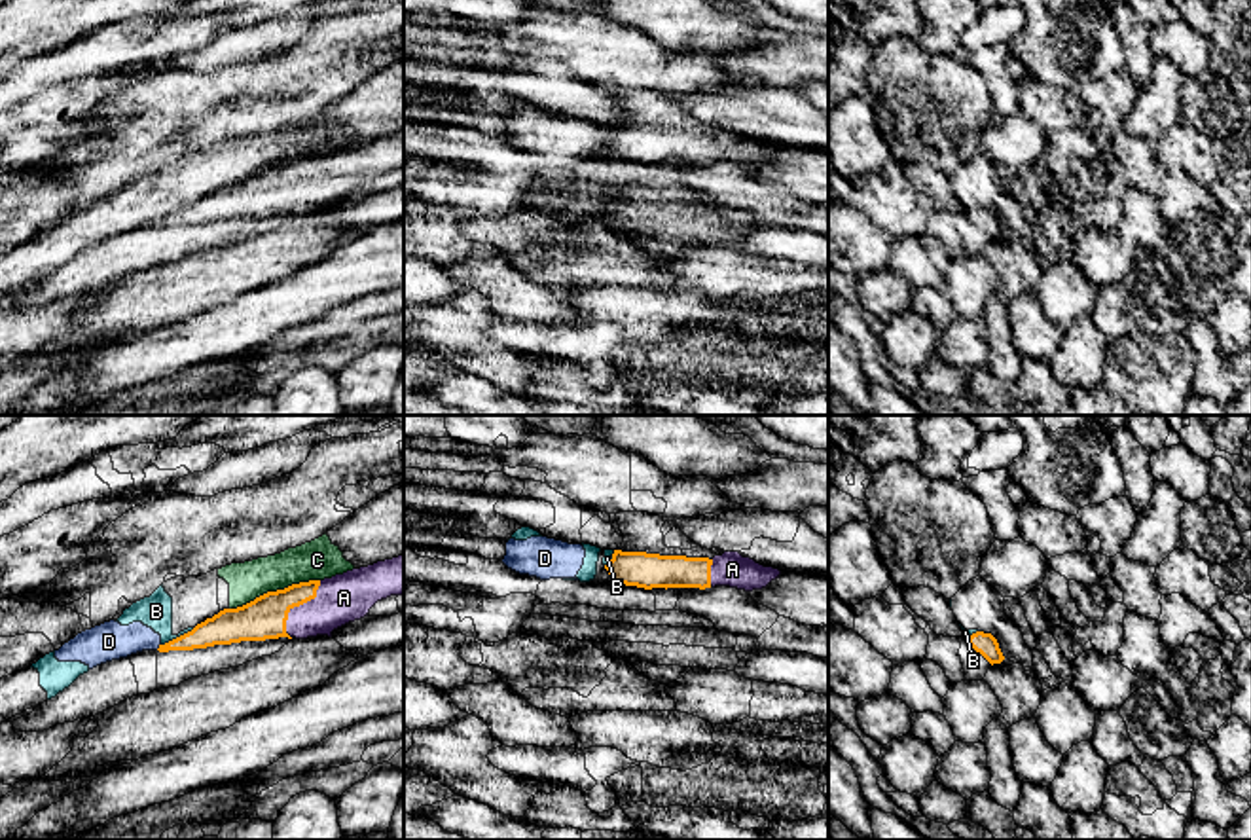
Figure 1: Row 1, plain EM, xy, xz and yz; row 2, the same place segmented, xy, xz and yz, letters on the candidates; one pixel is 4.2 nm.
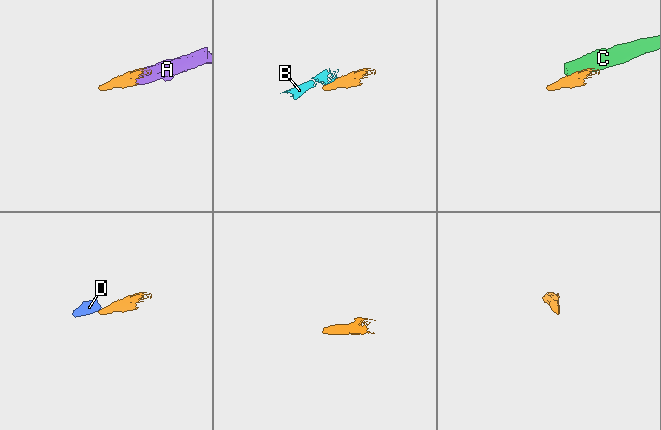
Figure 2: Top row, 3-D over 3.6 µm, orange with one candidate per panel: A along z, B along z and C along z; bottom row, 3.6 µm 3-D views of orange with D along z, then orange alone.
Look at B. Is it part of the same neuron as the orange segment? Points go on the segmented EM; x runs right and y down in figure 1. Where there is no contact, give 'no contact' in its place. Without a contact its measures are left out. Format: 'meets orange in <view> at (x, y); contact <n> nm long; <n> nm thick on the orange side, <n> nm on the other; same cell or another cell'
meets orange in xy at (177, 638); contact 160 nm long; 150 nm thick on the orange side, 140 nm on the other; another cell

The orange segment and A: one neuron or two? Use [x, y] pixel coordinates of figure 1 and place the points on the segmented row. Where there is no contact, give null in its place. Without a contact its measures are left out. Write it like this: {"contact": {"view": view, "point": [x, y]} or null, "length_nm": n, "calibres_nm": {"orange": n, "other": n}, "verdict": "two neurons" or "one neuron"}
{"contact": {"view": "xy", "point": [296, 605]}, "length_nm": 280, "calibres_nm": {"orange": 180, "other": 200}, "verdict": "one neuron"}

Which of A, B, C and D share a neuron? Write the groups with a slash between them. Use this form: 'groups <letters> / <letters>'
groups A / B C D

